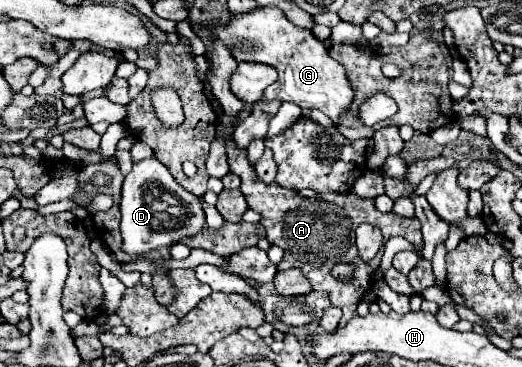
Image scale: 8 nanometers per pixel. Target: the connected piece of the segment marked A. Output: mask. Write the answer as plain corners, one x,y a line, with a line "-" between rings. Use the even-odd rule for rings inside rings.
231,134
227,136
227,160
231,172
235,172
241,178
241,192
247,198
247,204
251,210
261,214
261,224
267,230
267,240
271,244
277,244
279,248
285,250
283,260
277,264
277,270
287,270
287,268
301,268
305,278
309,278
313,290
317,292
327,292
331,298
333,306
339,306
343,310
341,326
349,322
351,318
357,316
357,304
367,296
371,290
371,278
379,268
381,262
381,252
371,260
363,262
357,258
357,246
355,246
355,230
359,224
367,222
377,228
381,228
383,238
389,240
393,236
403,236
415,246
415,254
423,254
423,236
421,236
421,224
419,220
399,216
395,212
379,212
375,208
375,198
359,198
355,192
329,192
329,194
319,194
315,198
305,198
297,190
283,188
279,184
265,184
255,168
247,160
247,152
237,152
233,148
-
337,262
353,262
357,268
353,274
351,284
339,284
331,276
331,268

